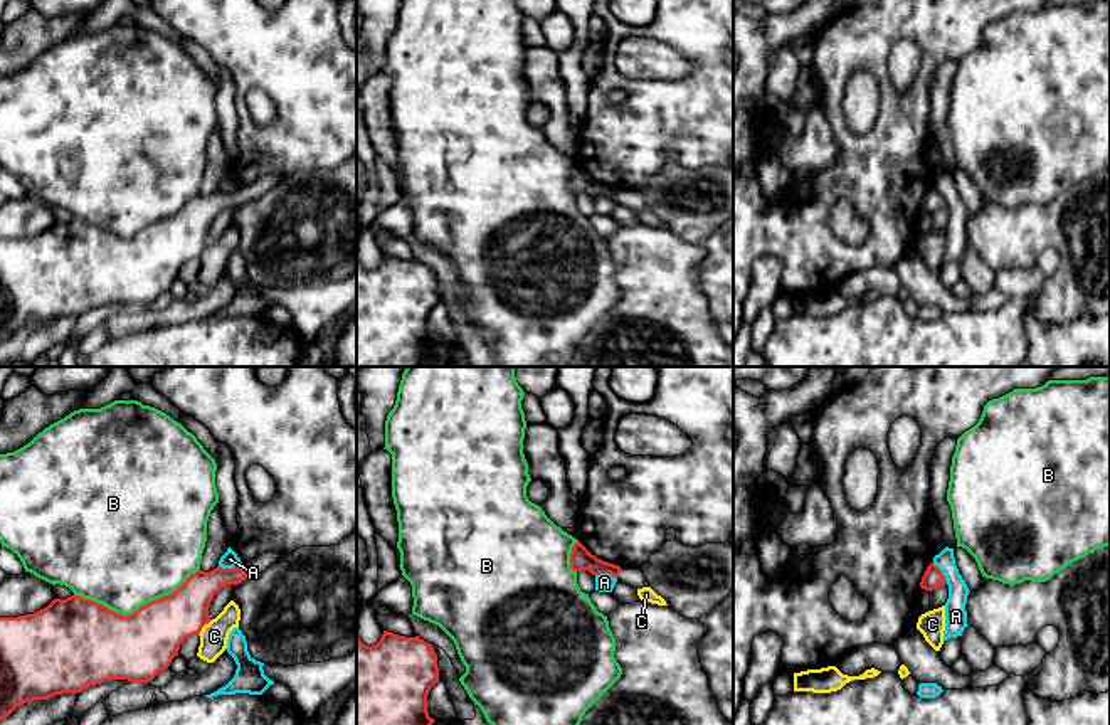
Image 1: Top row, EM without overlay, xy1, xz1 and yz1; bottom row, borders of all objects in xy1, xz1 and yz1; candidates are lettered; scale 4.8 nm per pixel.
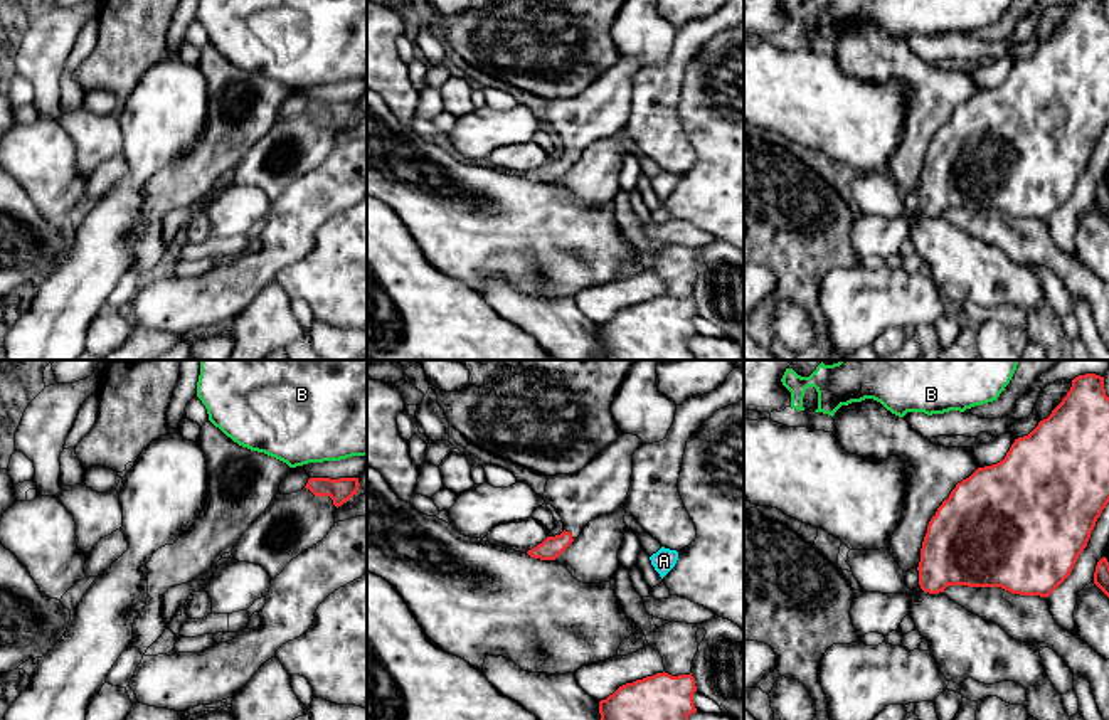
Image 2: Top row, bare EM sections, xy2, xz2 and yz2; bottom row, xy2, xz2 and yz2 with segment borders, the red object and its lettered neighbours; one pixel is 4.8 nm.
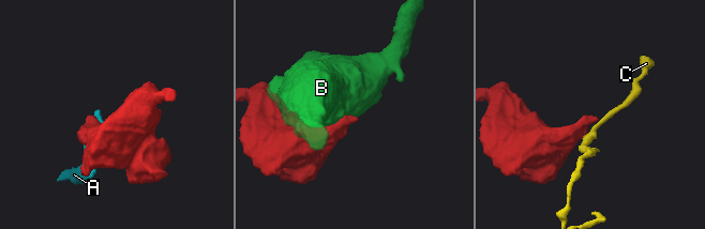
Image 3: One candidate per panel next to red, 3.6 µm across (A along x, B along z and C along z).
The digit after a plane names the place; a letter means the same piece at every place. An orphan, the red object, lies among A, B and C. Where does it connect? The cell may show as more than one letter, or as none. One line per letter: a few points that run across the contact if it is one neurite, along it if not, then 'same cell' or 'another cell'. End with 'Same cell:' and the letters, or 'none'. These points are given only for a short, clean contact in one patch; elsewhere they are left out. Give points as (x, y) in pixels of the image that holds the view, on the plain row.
A: line xy1 (239, 187), (219, 190); another cell
B: another cell
C: line xy1 (212, 243), (199, 258); another cell
Same cell: none

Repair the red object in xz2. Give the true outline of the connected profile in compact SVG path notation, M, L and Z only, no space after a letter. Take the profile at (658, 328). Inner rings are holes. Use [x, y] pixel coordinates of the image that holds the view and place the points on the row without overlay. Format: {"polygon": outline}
{"polygon": "M663 294L626 306L599 325L601 343L594 360L695 360L688 350L688 340L697 335L695 315L692 296L671 299Z"}

